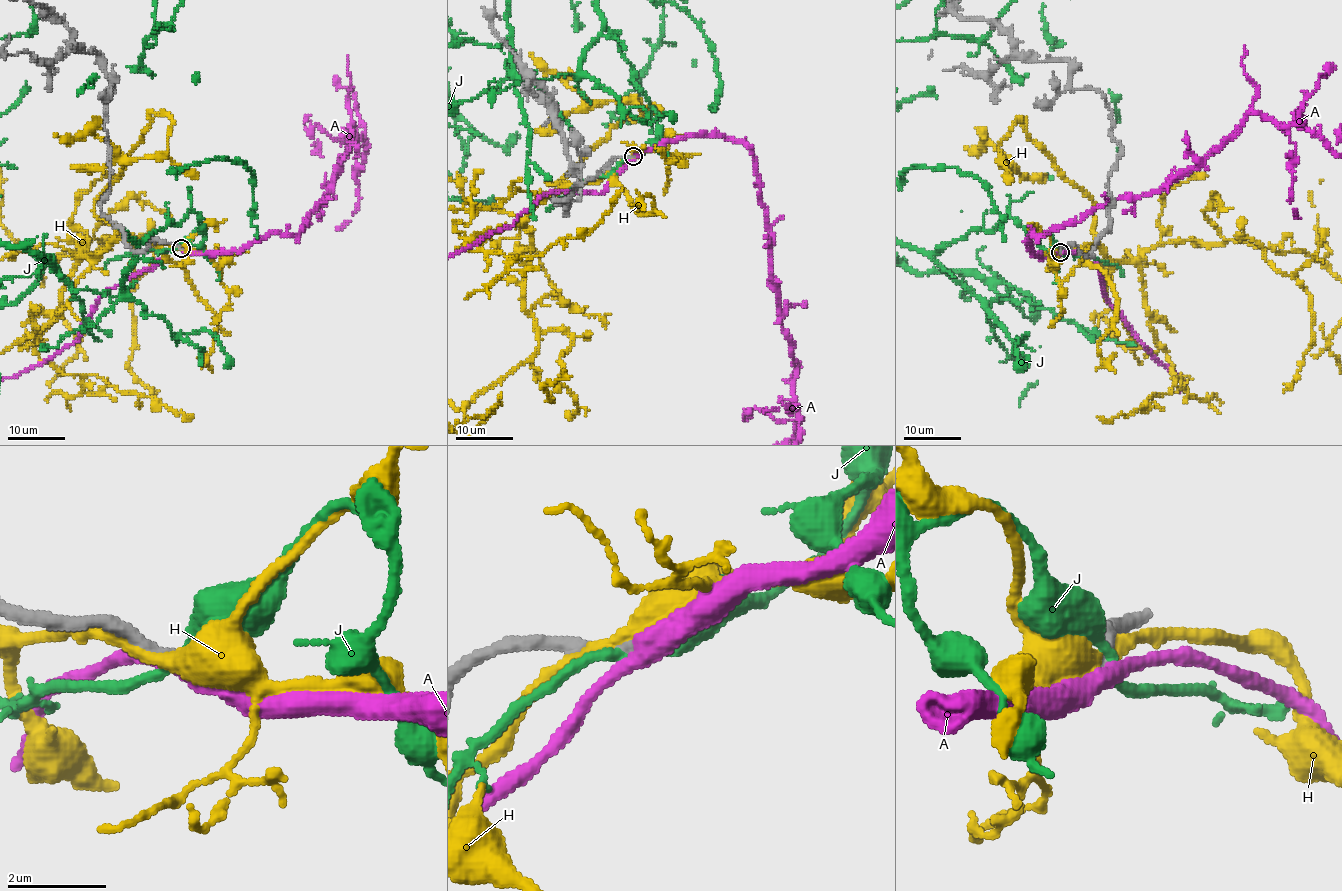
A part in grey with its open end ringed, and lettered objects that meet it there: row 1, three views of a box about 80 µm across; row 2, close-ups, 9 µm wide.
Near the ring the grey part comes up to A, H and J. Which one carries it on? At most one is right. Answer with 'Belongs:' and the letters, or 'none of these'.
Belongs: A

